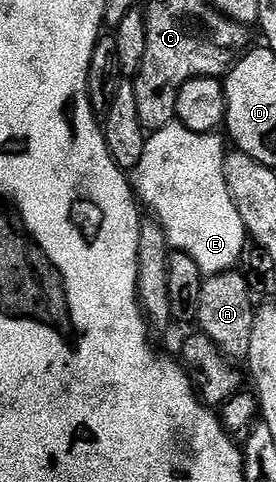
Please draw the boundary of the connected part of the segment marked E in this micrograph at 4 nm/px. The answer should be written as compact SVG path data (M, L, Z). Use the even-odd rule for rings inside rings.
M181 122L167 124L145 139L142 162L138 162L134 170L134 191L139 203L156 215L153 216L155 223L164 231L169 249L184 252L194 258L205 277L233 271L241 263L243 244L250 240L242 222L242 214L238 214L238 206L234 206L230 186L226 184L226 147L224 148L225 141L220 141L218 136L193 135Z

